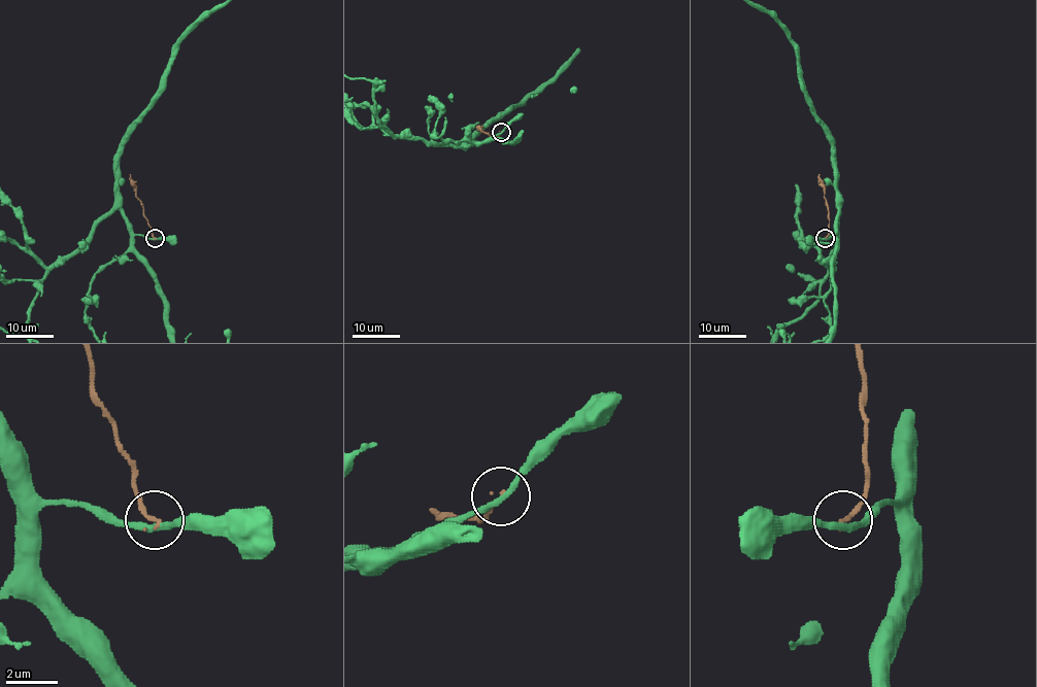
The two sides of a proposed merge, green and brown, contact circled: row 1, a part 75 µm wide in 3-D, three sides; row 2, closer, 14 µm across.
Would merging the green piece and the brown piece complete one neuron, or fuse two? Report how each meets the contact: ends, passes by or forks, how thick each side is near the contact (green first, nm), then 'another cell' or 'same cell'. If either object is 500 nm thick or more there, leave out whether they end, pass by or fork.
green passes by | brown ends | 240/190 nm | another cell

